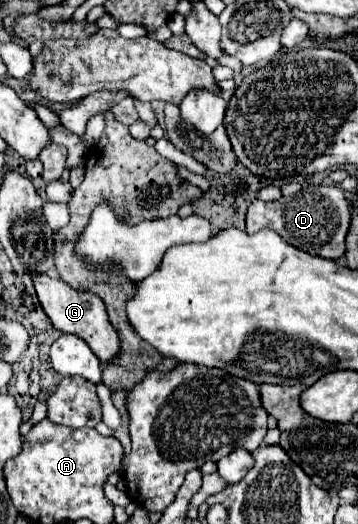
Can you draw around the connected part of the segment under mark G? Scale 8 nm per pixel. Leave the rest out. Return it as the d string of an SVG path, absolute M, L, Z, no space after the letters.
M37 274L33 278L33 284L35 284L35 292L37 292L37 298L39 298L45 314L51 318L51 322L57 330L61 330L63 334L75 334L75 336L83 338L101 362L111 360L119 352L119 338L107 318L105 304L101 302L101 298L97 298L91 292L75 290L67 282L59 280L59 278L49 278L47 274Z

